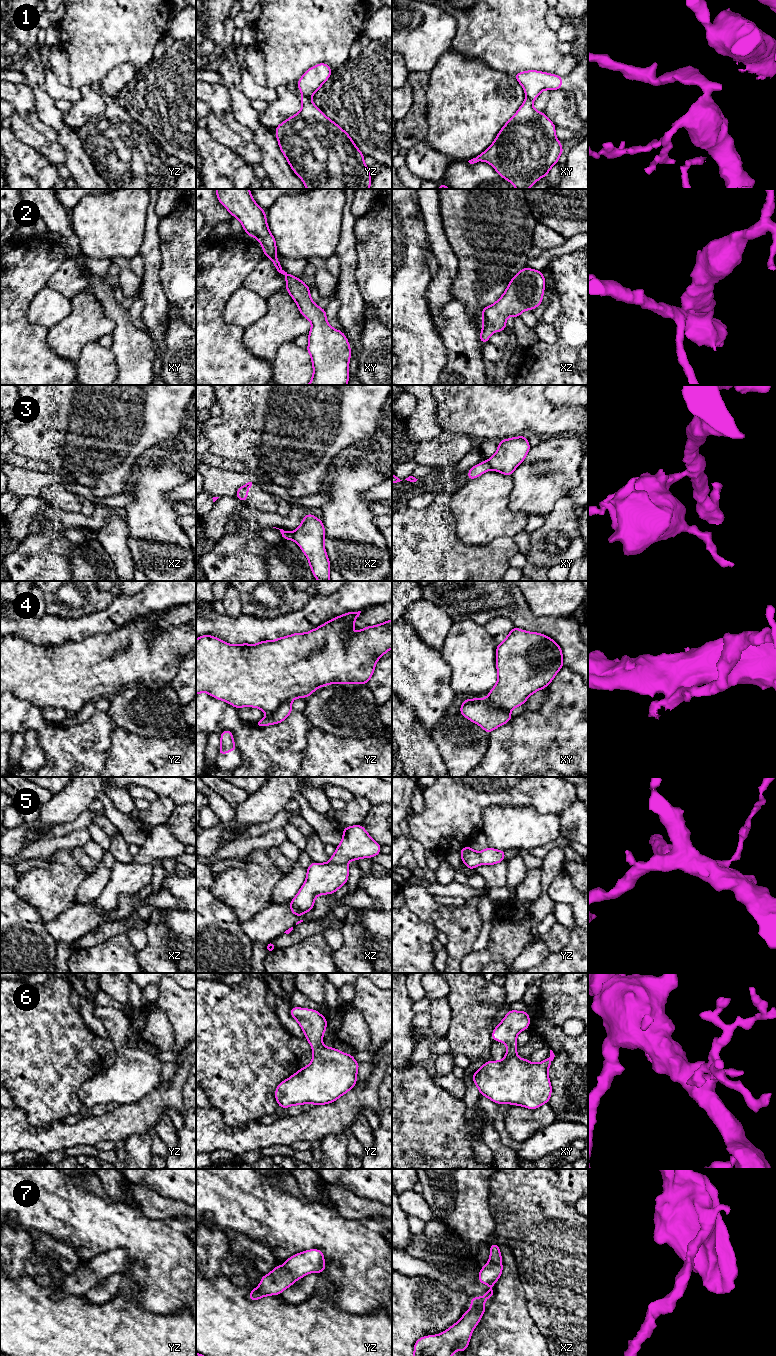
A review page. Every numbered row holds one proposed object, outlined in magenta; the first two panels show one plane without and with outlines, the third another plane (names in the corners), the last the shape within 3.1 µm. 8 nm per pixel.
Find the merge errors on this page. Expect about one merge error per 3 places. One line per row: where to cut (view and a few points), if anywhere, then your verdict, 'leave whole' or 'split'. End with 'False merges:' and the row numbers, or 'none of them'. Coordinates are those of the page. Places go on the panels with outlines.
1: yz (303, 96), (309, 99) | split
2: no cut | leave whole
3: xz (291, 532), (292, 539) | split
4: xy (486, 698), (494, 706), (509, 710) | split
5: no cut | leave whole
6: no cut | leave whole
7: no cut | leave whole
False merges: 1, 3, 4

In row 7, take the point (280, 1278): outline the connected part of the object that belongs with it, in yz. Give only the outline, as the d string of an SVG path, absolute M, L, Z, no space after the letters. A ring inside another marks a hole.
M310 1249L297 1253L285 1260L283 1266L276 1265L268 1275L262 1275L260 1285L248 1294L248 1298L256 1301L265 1296L280 1295L308 1273L320 1274L325 1269L323 1251Z

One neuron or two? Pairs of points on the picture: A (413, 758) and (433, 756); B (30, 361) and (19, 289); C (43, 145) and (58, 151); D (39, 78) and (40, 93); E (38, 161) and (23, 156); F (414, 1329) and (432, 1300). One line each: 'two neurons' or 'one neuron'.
A: one neuron
B: one neuron
C: one neuron
D: one neuron
E: one neuron
F: one neuron

